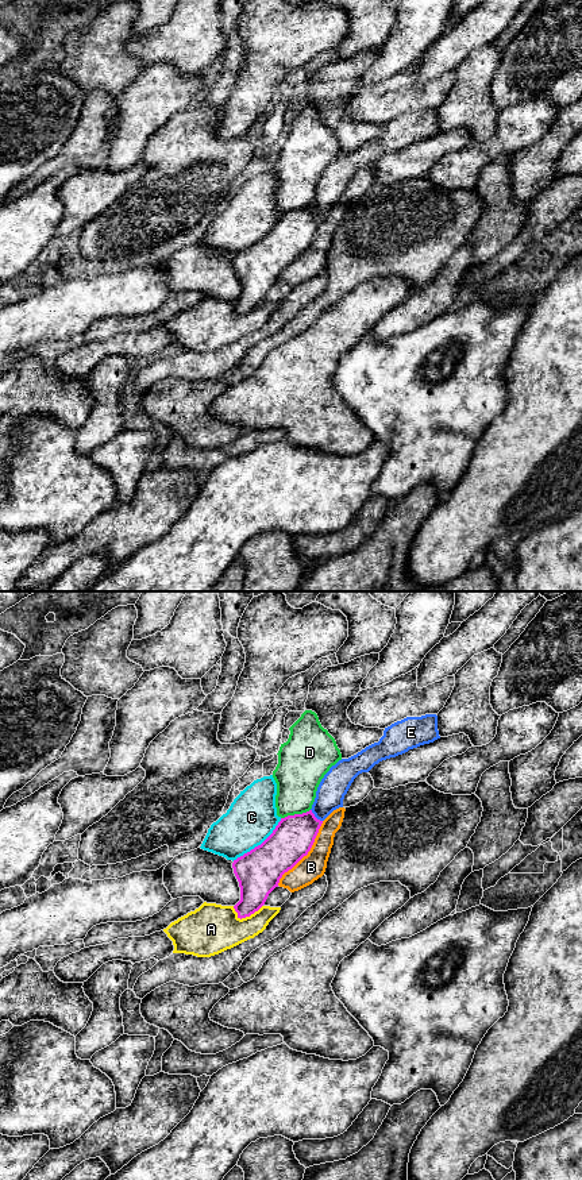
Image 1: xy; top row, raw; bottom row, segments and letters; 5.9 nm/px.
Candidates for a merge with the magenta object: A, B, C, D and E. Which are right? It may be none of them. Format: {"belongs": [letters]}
{"belongs": []}

